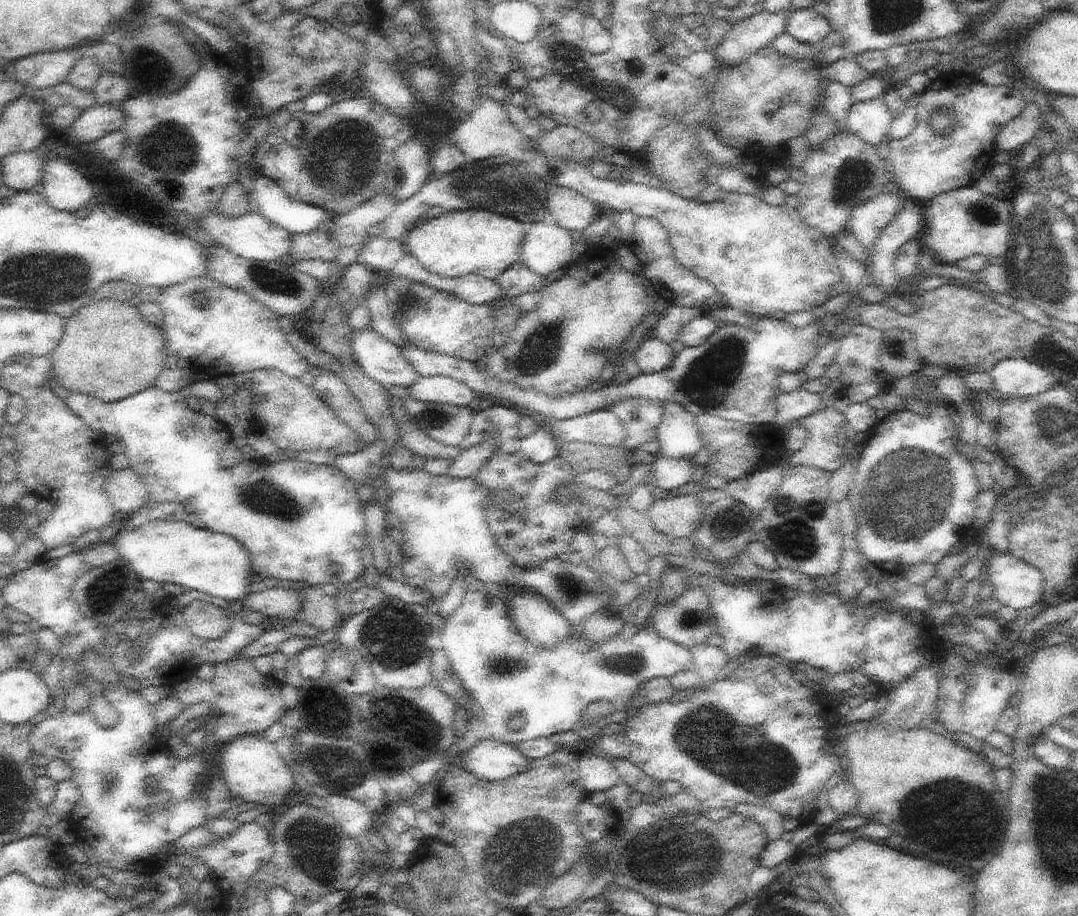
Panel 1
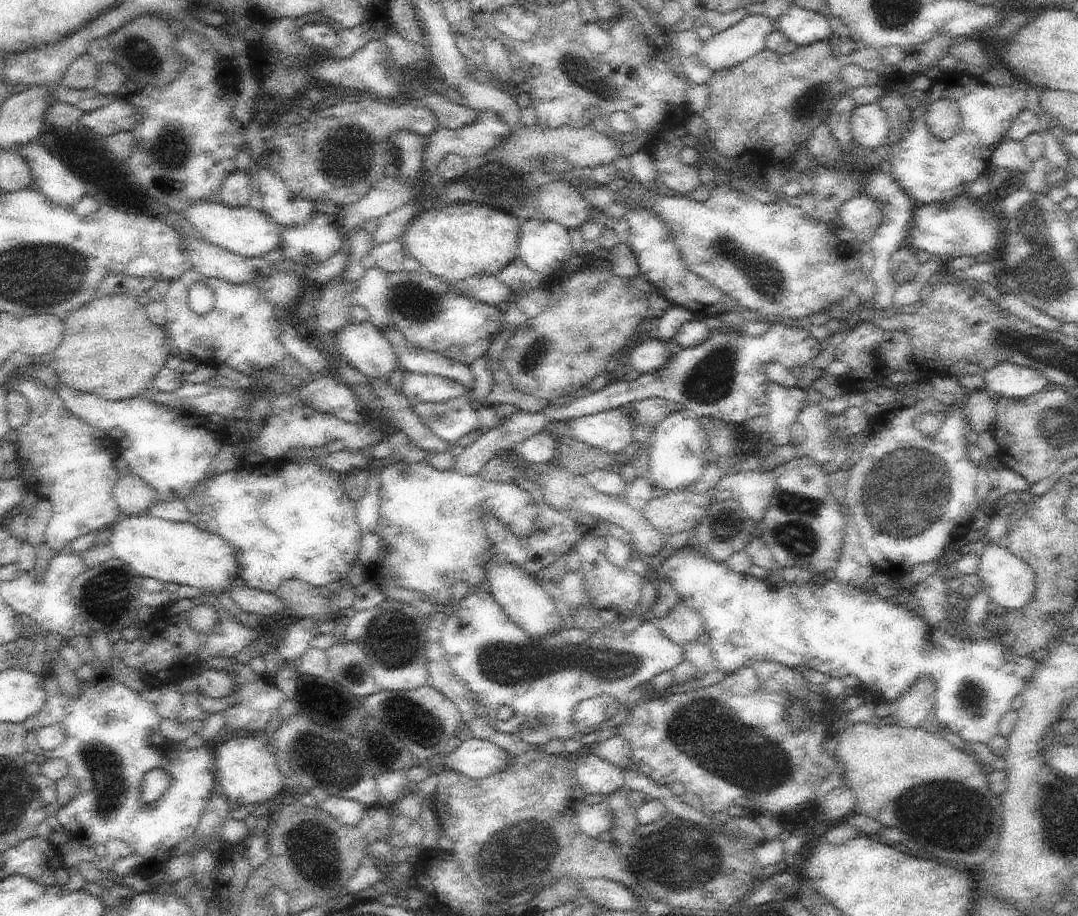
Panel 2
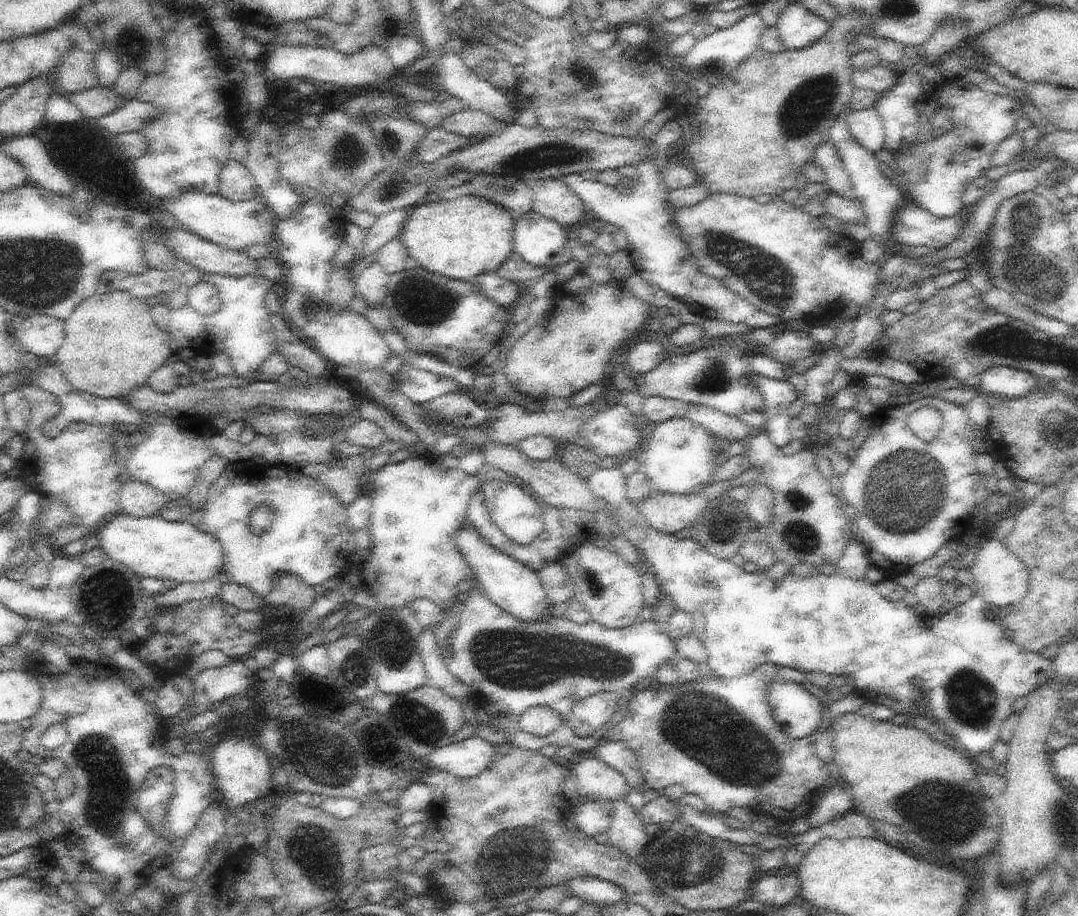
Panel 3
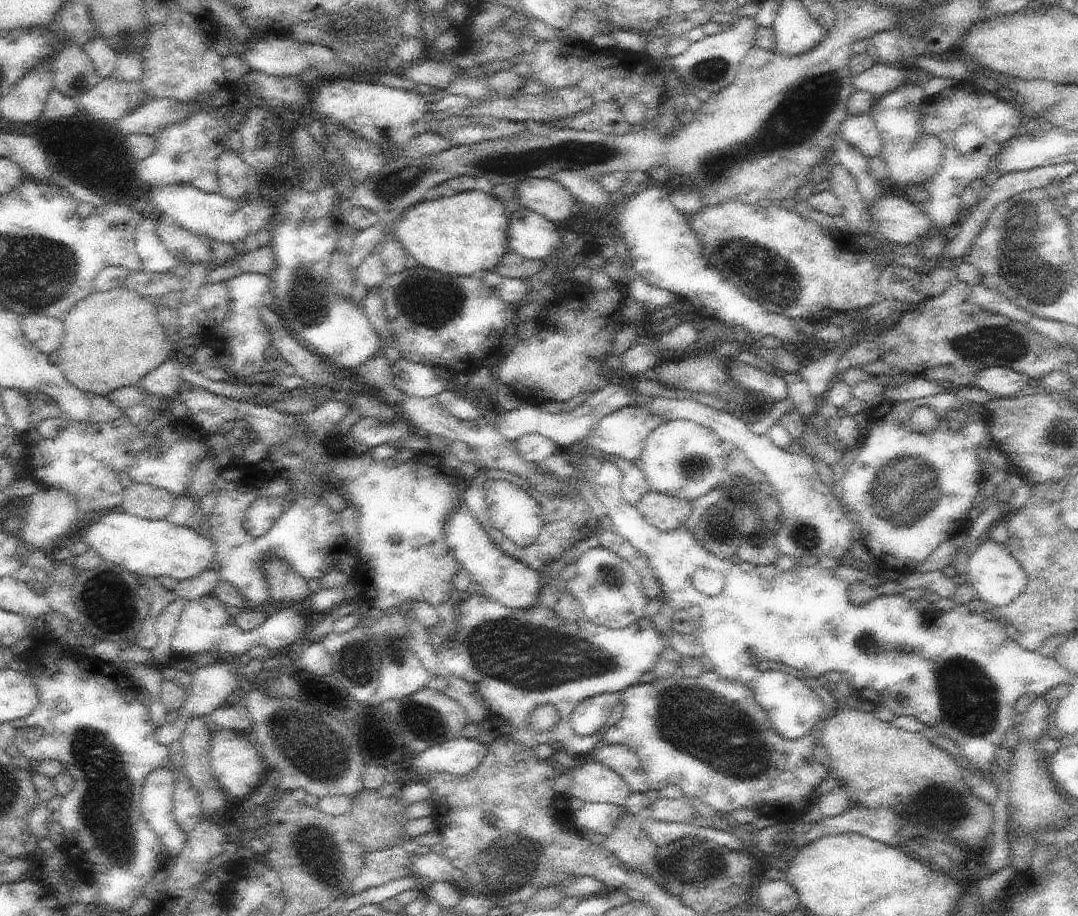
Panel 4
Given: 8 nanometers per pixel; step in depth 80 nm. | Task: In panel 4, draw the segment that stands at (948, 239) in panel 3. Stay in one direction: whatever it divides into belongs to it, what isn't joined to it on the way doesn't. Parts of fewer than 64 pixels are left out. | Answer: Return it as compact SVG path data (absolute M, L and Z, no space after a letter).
M891 192L876 200L870 210L878 226L878 235L887 242L900 245L920 244L928 238L934 220L926 216L919 204L912 204L903 193Z

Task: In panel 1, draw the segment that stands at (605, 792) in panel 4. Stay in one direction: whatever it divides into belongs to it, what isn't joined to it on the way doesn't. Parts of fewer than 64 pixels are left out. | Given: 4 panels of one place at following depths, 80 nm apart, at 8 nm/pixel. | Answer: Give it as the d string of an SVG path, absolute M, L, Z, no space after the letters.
M590 754L579 756L579 775L586 792L600 792L615 787L621 781L620 775L610 759Z

